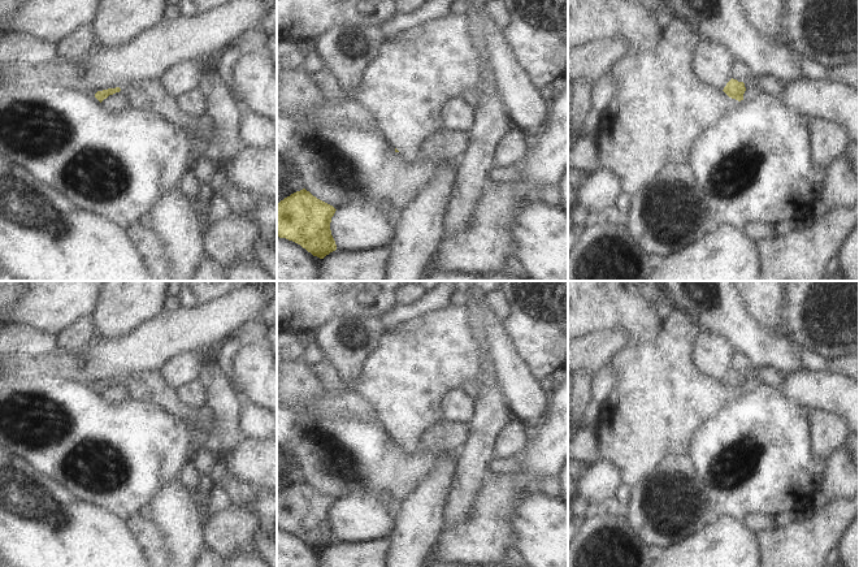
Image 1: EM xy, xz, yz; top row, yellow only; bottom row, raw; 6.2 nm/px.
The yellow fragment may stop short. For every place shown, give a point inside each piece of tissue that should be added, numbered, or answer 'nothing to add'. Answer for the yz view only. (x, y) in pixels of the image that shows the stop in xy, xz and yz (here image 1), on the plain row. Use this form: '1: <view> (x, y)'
nothing to add

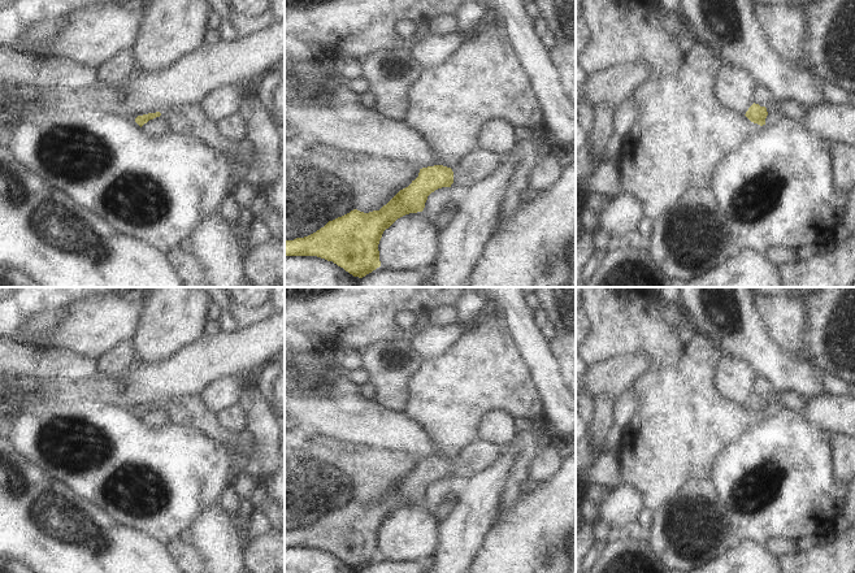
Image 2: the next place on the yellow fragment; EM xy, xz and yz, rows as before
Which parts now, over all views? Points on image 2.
1: xz (481, 455)

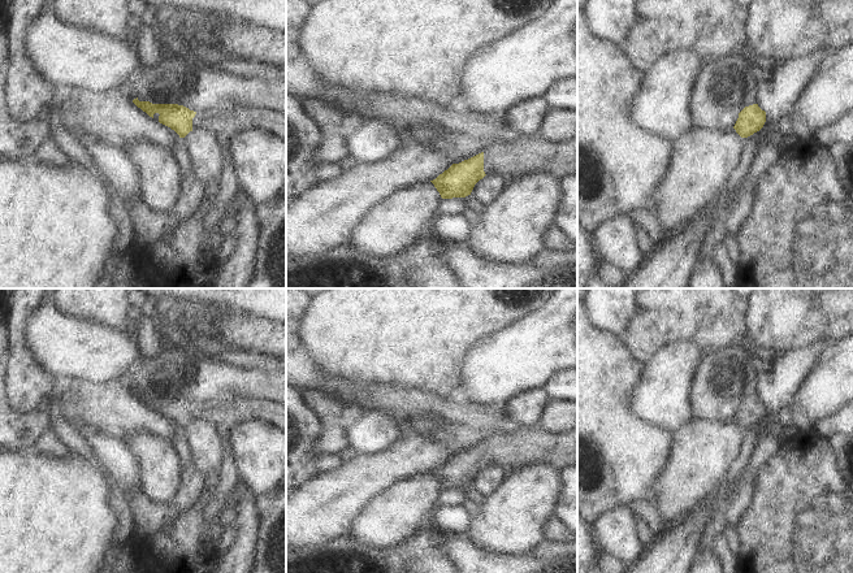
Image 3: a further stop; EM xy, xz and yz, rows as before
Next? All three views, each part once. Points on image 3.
1: xz (518, 446)

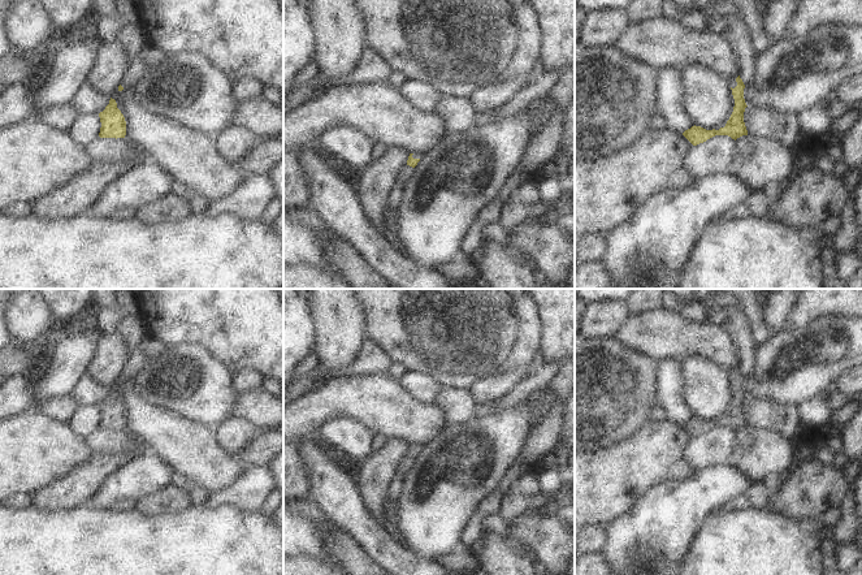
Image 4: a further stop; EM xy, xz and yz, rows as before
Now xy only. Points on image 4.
1: xy (137, 358)

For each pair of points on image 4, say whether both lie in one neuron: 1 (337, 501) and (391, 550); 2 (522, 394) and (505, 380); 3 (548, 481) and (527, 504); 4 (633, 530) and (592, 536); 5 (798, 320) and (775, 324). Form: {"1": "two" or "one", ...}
{"1": "one", "2": "two", "3": "two", "4": "two", "5": "two"}

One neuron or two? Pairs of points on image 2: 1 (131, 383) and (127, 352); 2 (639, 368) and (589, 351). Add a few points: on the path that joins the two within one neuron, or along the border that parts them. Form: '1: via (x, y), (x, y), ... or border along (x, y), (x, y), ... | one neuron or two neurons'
1: border along (139, 363), (120, 380) | two neurons
2: border along (639, 350), (615, 354), (589, 368) | two neurons

